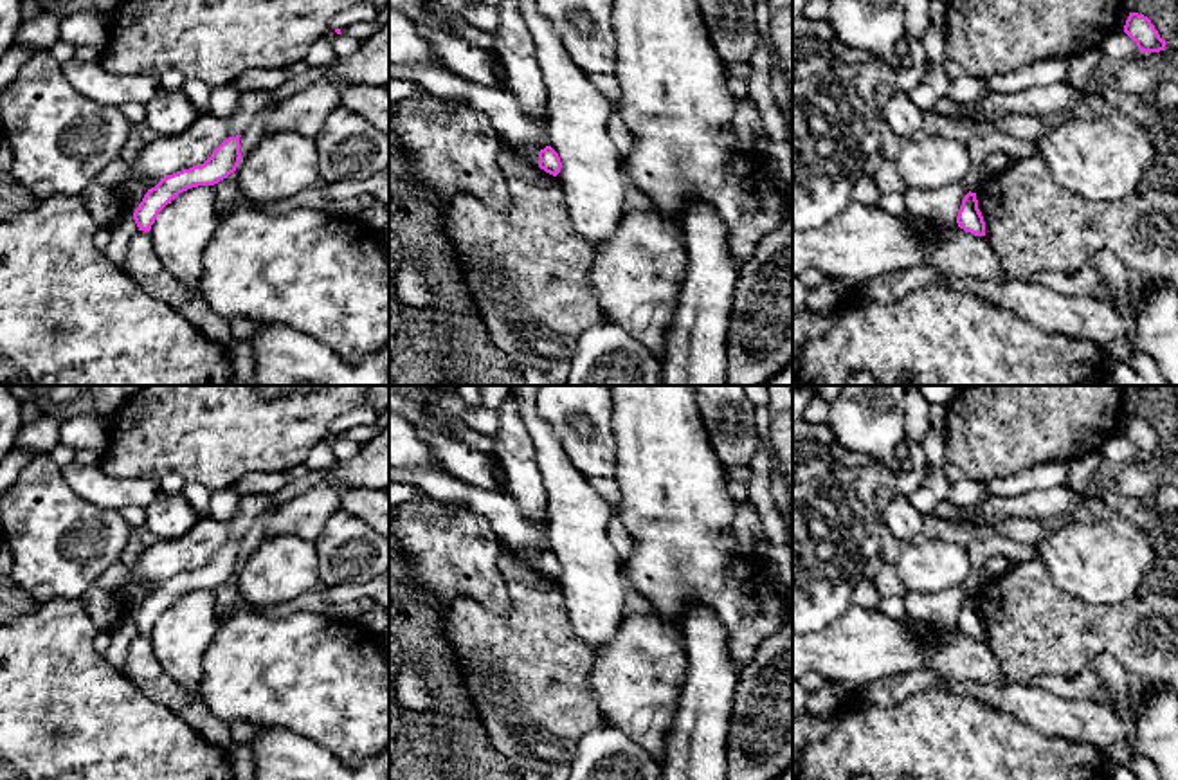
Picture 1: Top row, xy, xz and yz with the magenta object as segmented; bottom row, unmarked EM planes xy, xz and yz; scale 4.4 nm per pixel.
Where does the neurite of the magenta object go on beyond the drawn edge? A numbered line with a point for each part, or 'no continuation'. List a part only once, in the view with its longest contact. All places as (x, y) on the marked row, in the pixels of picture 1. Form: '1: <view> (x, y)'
no continuation

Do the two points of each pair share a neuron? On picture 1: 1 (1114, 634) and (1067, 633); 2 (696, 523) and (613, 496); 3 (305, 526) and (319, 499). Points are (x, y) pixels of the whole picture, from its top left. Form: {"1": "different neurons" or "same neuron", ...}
{"1": "same neuron", "2": "different neurons", "3": "same neuron"}

